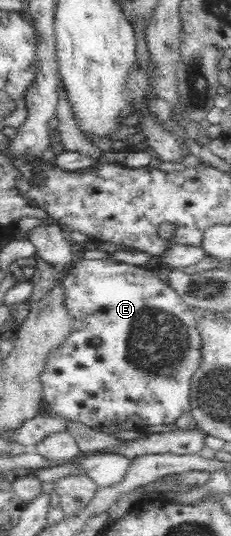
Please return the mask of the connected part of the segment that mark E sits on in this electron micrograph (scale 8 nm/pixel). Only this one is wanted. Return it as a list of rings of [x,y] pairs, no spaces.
[[[110,257],[107,259],[83,258],[73,263],[60,278],[64,282],[64,306],[68,308],[68,313],[72,314],[73,325],[68,340],[46,357],[44,373],[40,375],[40,382],[44,384],[43,399],[50,403],[52,413],[67,421],[81,423],[94,431],[108,434],[132,429],[137,431],[144,427],[152,427],[152,425],[176,423],[176,419],[190,410],[190,381],[192,381],[192,375],[200,367],[200,351],[203,347],[202,334],[200,334],[195,315],[191,312],[191,307],[176,290],[167,284],[164,277],[159,277],[155,272],[145,270],[140,266],[122,263]]]

